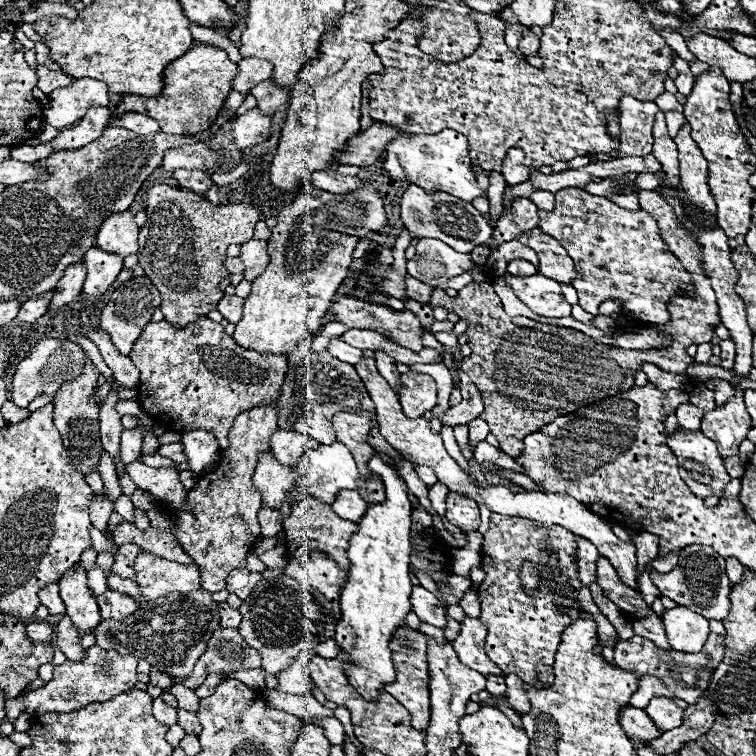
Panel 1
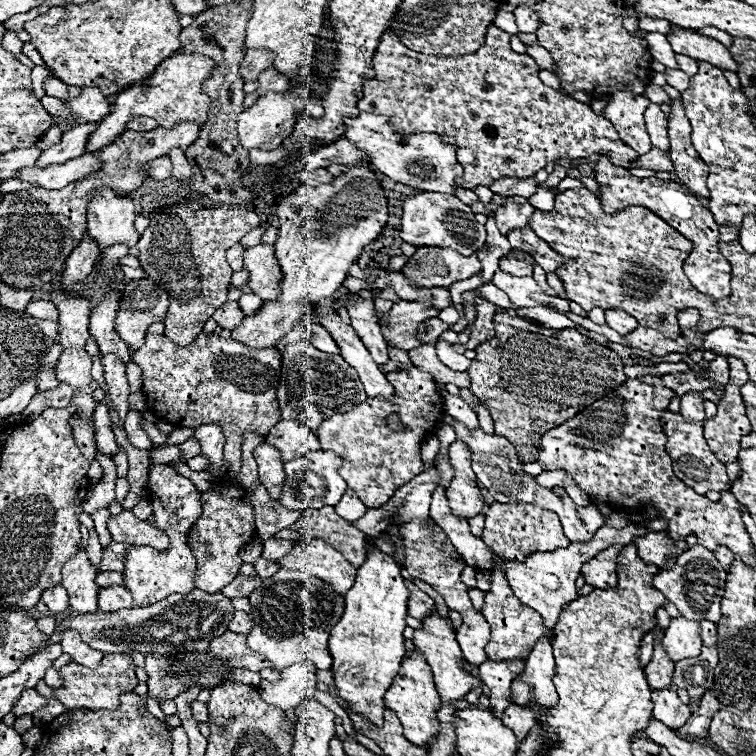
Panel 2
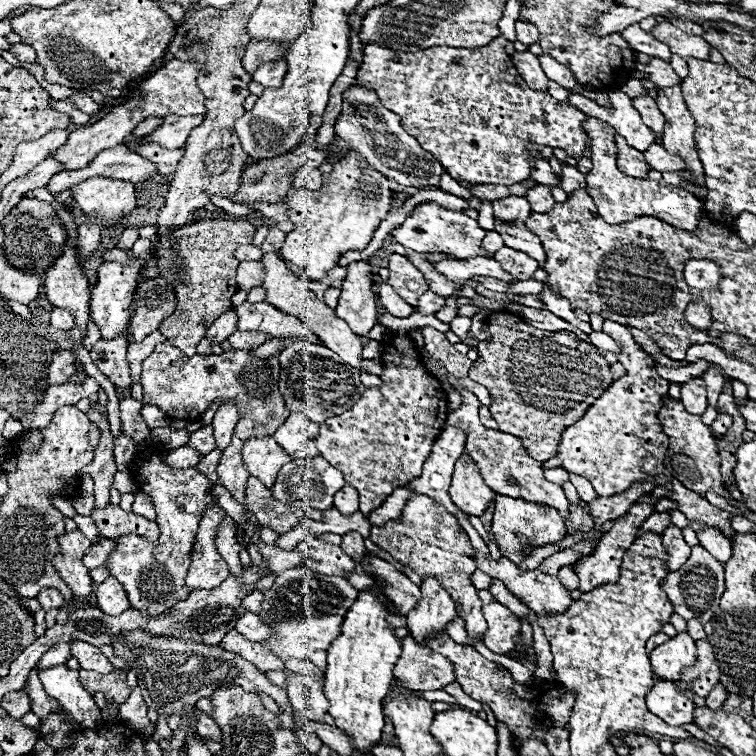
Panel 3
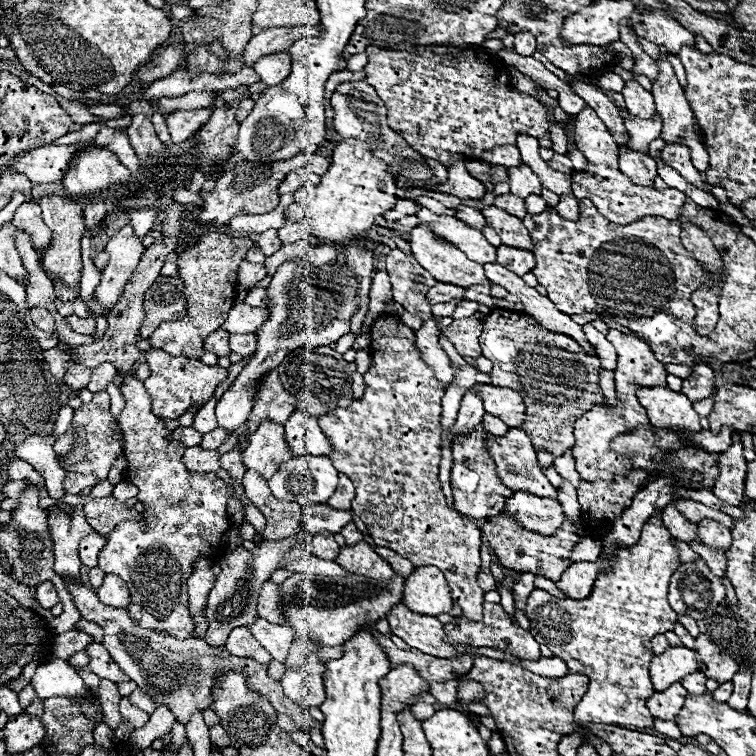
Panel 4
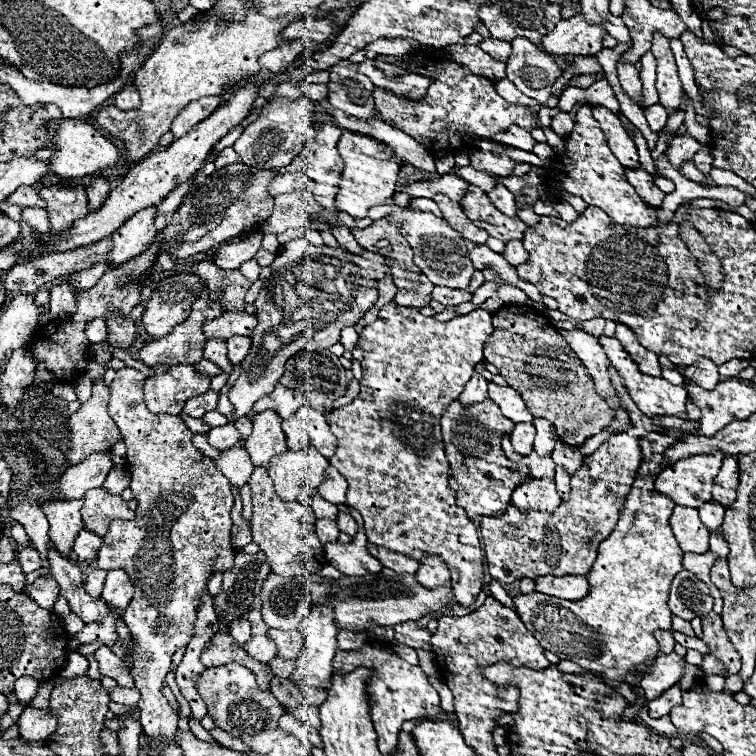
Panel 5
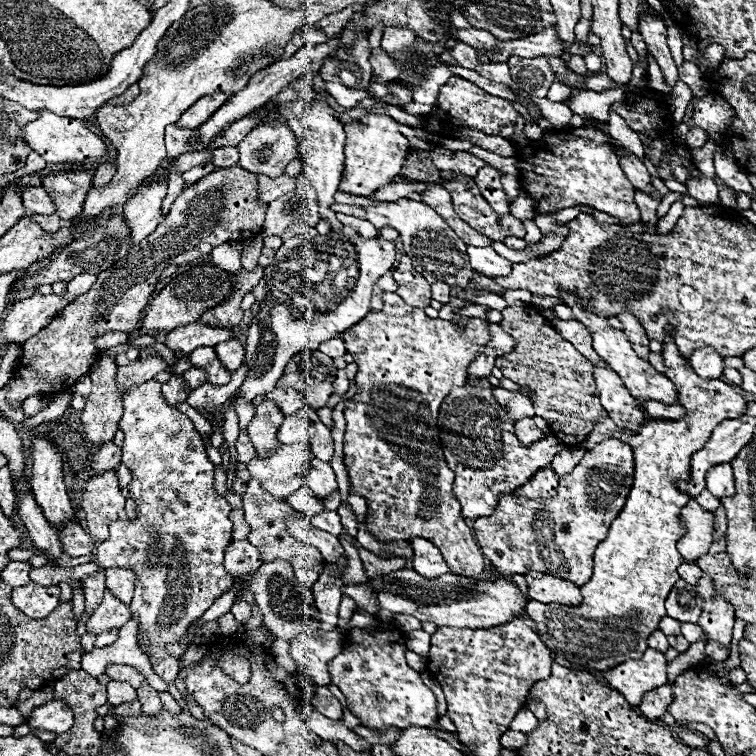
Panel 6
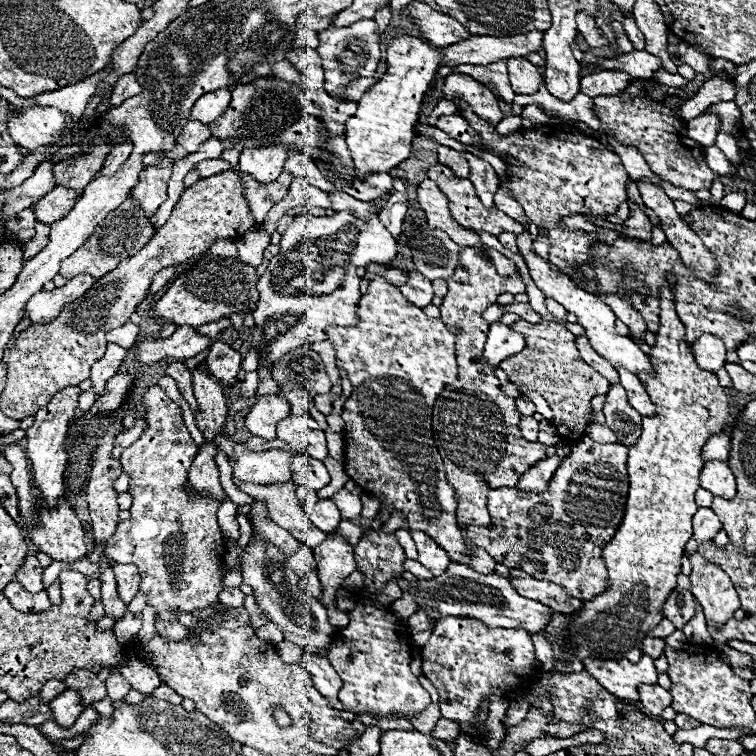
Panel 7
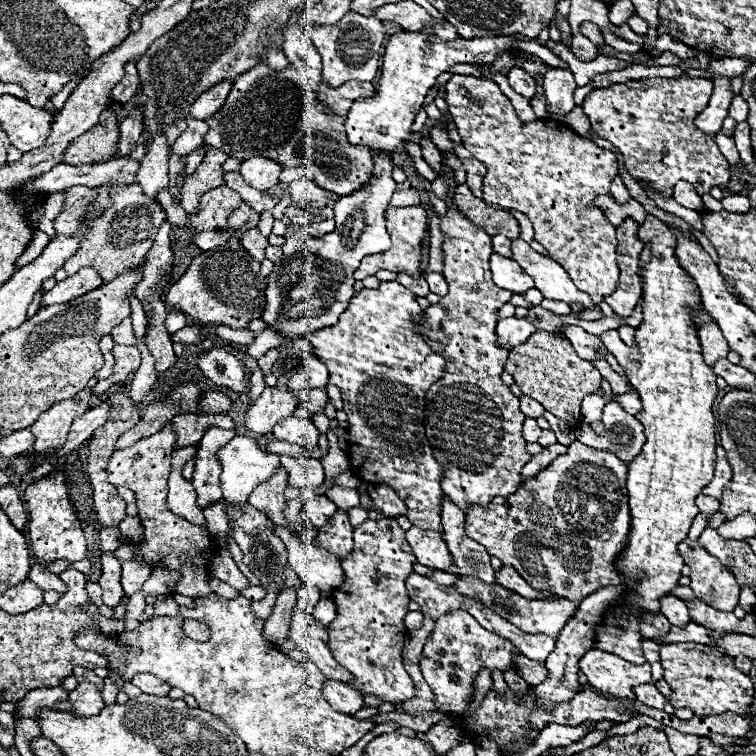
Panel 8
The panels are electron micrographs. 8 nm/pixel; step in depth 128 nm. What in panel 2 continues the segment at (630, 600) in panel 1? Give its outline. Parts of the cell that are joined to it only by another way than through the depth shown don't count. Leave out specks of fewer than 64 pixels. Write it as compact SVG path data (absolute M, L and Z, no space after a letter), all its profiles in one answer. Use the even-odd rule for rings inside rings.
M614 544L600 554L596 554L592 560L588 560L582 566L582 576L586 584L594 588L611 588L611 582L618 581L616 556L620 552L620 544Z

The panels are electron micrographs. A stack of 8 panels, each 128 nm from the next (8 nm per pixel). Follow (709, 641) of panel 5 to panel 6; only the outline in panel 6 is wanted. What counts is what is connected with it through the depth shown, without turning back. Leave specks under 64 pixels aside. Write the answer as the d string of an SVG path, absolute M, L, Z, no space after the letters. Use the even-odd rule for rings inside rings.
M706 574L698 580L696 590L704 598L702 613L697 623L702 627L706 638L722 646L730 646L732 626L734 626L734 608L714 590L710 576Z

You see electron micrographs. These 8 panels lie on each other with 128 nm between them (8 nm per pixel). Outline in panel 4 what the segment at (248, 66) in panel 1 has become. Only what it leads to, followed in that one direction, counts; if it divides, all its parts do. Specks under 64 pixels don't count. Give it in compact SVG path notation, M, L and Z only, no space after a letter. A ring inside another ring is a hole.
M294 26L294 28L270 28L252 36L244 50L244 64L252 66L260 56L272 52L286 52L302 36L316 36L320 26Z

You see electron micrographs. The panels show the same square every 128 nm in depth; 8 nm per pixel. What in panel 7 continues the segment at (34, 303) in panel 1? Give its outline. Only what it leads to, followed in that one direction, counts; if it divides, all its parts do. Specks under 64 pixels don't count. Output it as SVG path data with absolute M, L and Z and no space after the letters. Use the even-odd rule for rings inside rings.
M128 322L128 324L124 324L124 326L120 326L120 328L112 330L112 332L108 332L106 340L114 342L114 344L120 344L124 348L132 348L134 342L136 342L136 338L138 338L138 332L140 332L140 328L136 324L132 324L132 322Z

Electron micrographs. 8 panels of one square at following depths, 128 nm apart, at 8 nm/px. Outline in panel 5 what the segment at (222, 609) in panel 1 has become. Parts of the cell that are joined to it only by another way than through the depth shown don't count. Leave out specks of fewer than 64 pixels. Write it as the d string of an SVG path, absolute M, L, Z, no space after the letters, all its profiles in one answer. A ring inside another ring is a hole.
M270 628L268 630L268 638L276 644L278 648L278 654L280 658L284 660L296 660L298 654L300 654L300 646L302 646L302 640L300 640L300 632L298 630L274 630Z

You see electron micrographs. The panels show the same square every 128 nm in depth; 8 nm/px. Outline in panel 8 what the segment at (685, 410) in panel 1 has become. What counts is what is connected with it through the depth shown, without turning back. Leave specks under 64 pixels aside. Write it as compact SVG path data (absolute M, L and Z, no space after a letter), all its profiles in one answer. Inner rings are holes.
M710 322L710 324L704 324L700 330L698 330L698 338L700 338L700 346L702 346L702 356L704 356L704 362L714 366L716 360L720 358L726 358L726 354L730 352L720 328L716 322Z

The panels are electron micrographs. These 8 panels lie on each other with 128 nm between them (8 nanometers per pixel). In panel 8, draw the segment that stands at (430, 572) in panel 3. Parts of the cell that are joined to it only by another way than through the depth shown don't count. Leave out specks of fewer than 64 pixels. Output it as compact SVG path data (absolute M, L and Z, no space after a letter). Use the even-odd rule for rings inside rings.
M380 282L378 288L364 288L360 290L352 300L350 300L350 306L346 312L340 314L340 320L332 326L332 328L322 328L320 332L312 332L308 334L308 340L312 342L312 346L316 348L314 354L320 358L320 362L324 362L328 366L328 372L330 372L330 382L334 382L340 392L342 392L342 400L344 400L344 410L348 414L348 460L350 460L350 472L358 478L358 480L364 480L368 484L386 484L390 486L392 490L398 492L398 496L404 500L404 504L408 506L408 512L406 516L410 518L410 522L416 526L416 528L422 528L422 530L432 530L432 532L438 532L442 534L442 522L440 522L440 512L442 512L442 502L444 502L444 492L442 492L442 486L440 486L440 480L442 480L442 468L440 464L436 462L434 458L434 452L432 452L432 446L428 444L428 438L424 436L424 394L428 392L428 388L432 384L436 384L444 372L446 372L446 360L444 356L440 356L440 352L432 352L432 348L428 346L428 342L424 340L424 336L420 336L418 332L418 322L416 318L422 318L420 312L424 312L418 302L416 302L416 296L406 290L402 284L398 282ZM372 378L378 378L378 380L390 380L390 382L400 382L400 384L372 384L370 380Z

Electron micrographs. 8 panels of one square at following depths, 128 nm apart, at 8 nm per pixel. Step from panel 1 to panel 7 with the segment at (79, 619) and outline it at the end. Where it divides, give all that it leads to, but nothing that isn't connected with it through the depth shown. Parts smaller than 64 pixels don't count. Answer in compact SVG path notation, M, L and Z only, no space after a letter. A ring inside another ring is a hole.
M68 386L68 388L60 390L60 392L56 392L52 396L52 400L48 402L48 406L44 406L44 410L40 410L34 416L36 420L34 420L34 424L26 432L26 454L28 454L28 460L32 464L34 484L40 488L42 500L48 506L56 506L58 504L58 498L64 496L64 468L66 468L64 438L66 438L68 422L76 414L80 392L82 390L78 386Z

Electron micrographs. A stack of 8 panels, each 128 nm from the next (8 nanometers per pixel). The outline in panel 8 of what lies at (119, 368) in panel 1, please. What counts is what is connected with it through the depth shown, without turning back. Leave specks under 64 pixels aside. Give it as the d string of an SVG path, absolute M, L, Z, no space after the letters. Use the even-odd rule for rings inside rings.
M154 136L136 174L136 184L140 184L146 196L158 198L158 192L168 188L168 156L170 148L166 144L166 136Z

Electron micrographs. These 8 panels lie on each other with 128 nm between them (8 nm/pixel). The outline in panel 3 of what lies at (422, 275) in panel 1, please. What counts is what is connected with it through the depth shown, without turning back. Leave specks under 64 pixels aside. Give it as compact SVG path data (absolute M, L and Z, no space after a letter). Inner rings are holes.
M444 258L436 264L432 264L434 270L442 276L446 276L452 282L464 282L470 280L474 276L492 276L492 278L500 278L500 280L508 280L514 282L514 276L504 272L500 264L496 264L494 258L468 258L468 260L456 260L456 258Z

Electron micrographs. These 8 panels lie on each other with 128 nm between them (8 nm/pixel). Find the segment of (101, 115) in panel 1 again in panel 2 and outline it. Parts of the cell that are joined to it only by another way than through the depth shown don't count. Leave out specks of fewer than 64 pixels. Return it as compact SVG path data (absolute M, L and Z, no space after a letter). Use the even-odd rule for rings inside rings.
M78 124L72 130L64 132L60 138L60 144L52 144L52 148L46 148L42 156L38 158L36 166L48 166L48 164L64 164L66 160L72 160L76 156L82 156L86 152L86 142L92 130L98 128L96 124Z

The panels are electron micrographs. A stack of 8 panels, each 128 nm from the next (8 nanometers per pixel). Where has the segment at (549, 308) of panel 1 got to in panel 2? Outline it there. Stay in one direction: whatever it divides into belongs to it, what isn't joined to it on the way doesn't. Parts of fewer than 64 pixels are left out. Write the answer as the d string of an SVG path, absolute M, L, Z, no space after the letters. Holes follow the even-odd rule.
M498 270L492 276L492 284L496 284L500 290L504 290L510 300L512 300L512 308L508 310L512 314L514 308L536 308L536 306L550 306L556 308L558 312L570 312L568 300L562 300L558 296L548 296L534 278L518 278L512 274L506 274L502 270Z

